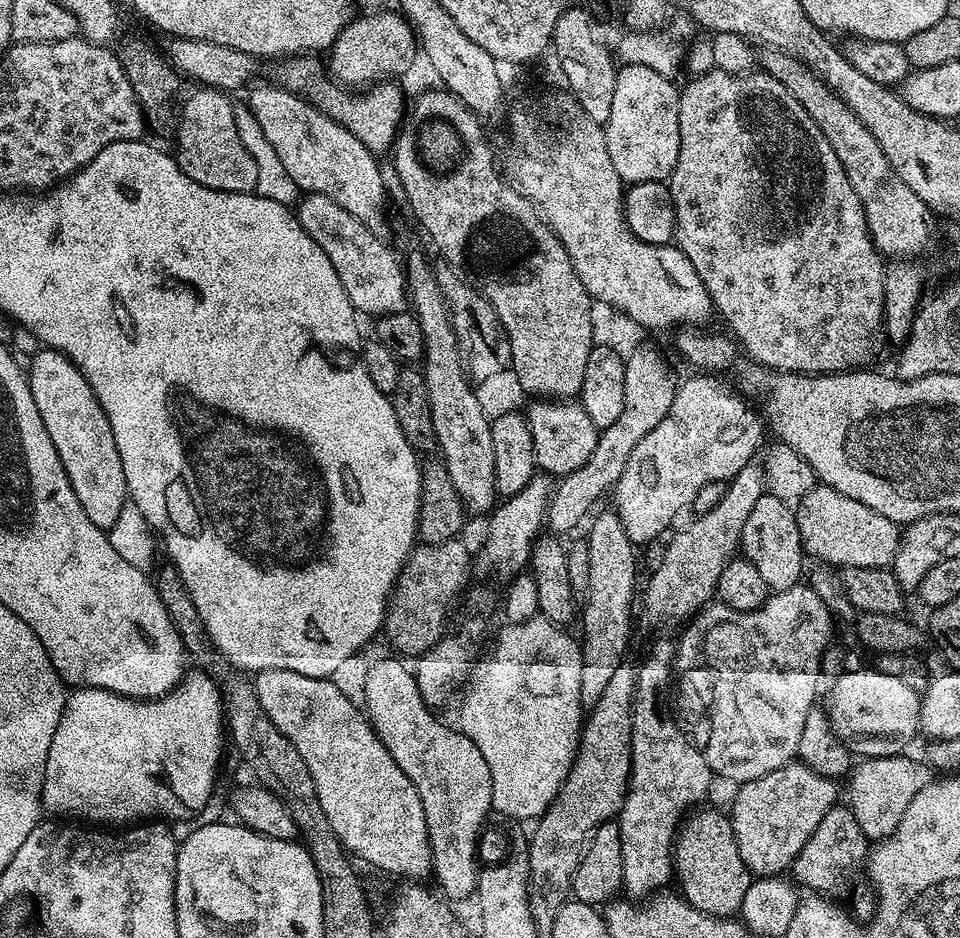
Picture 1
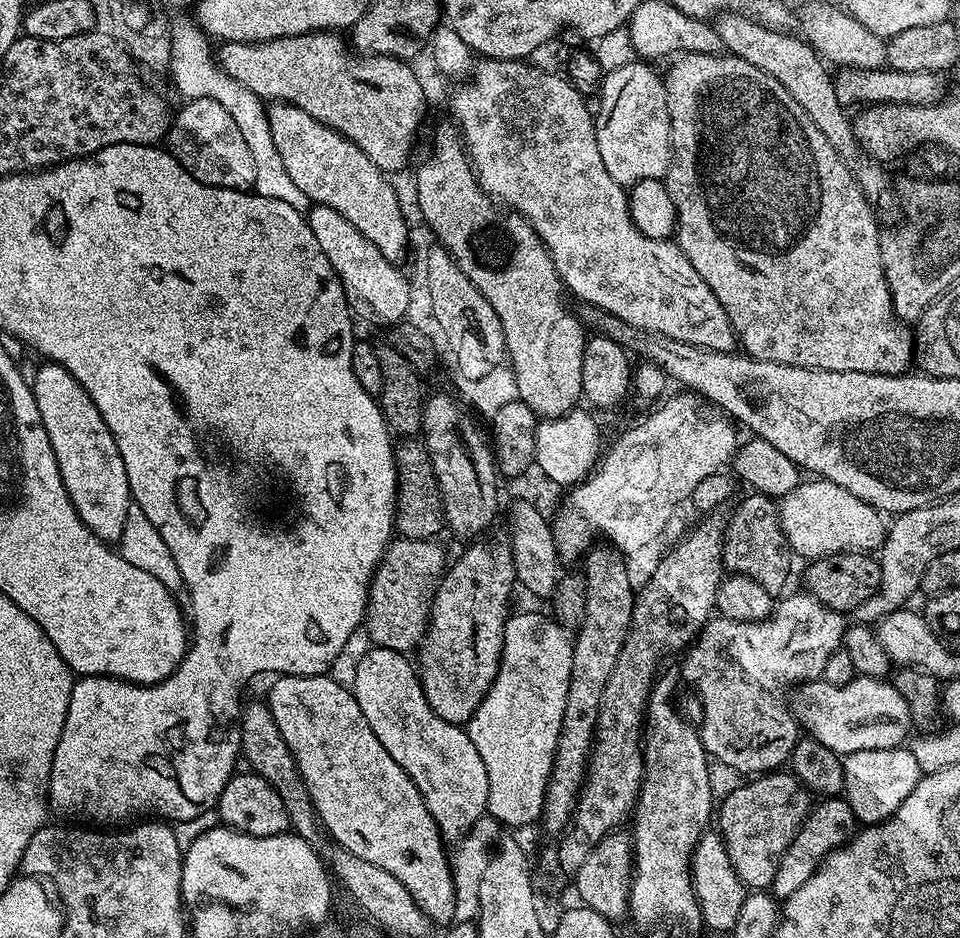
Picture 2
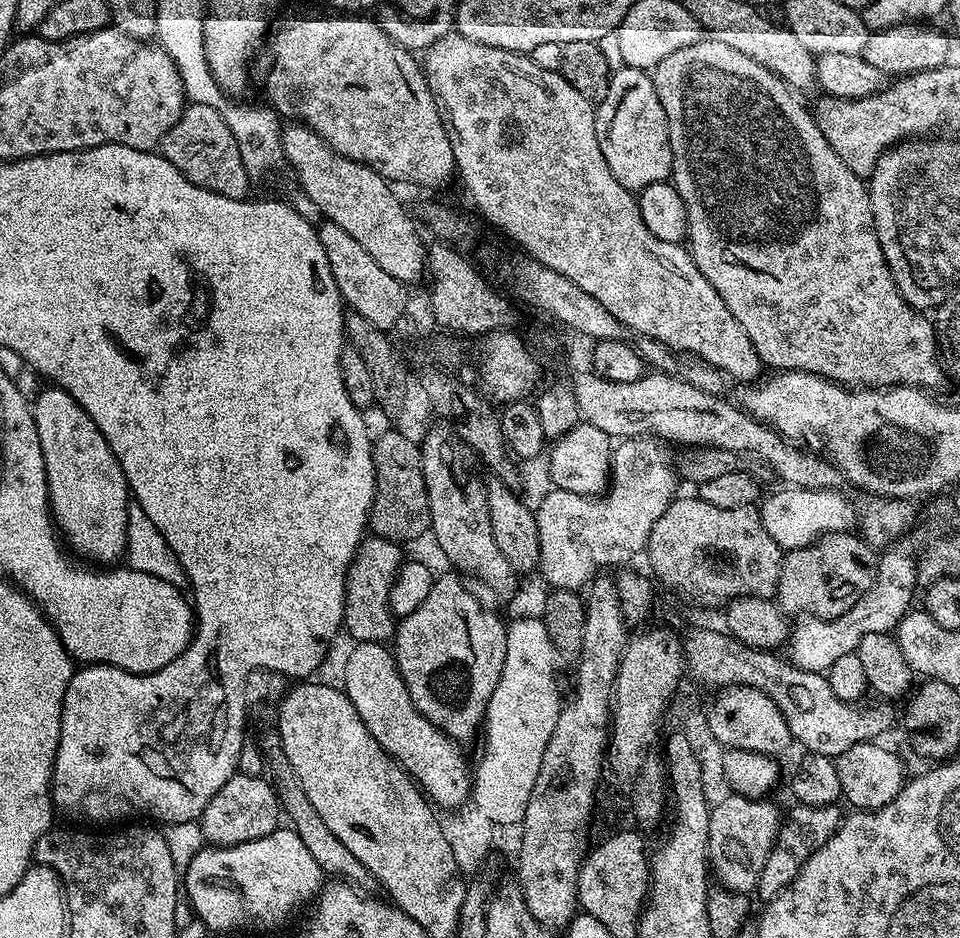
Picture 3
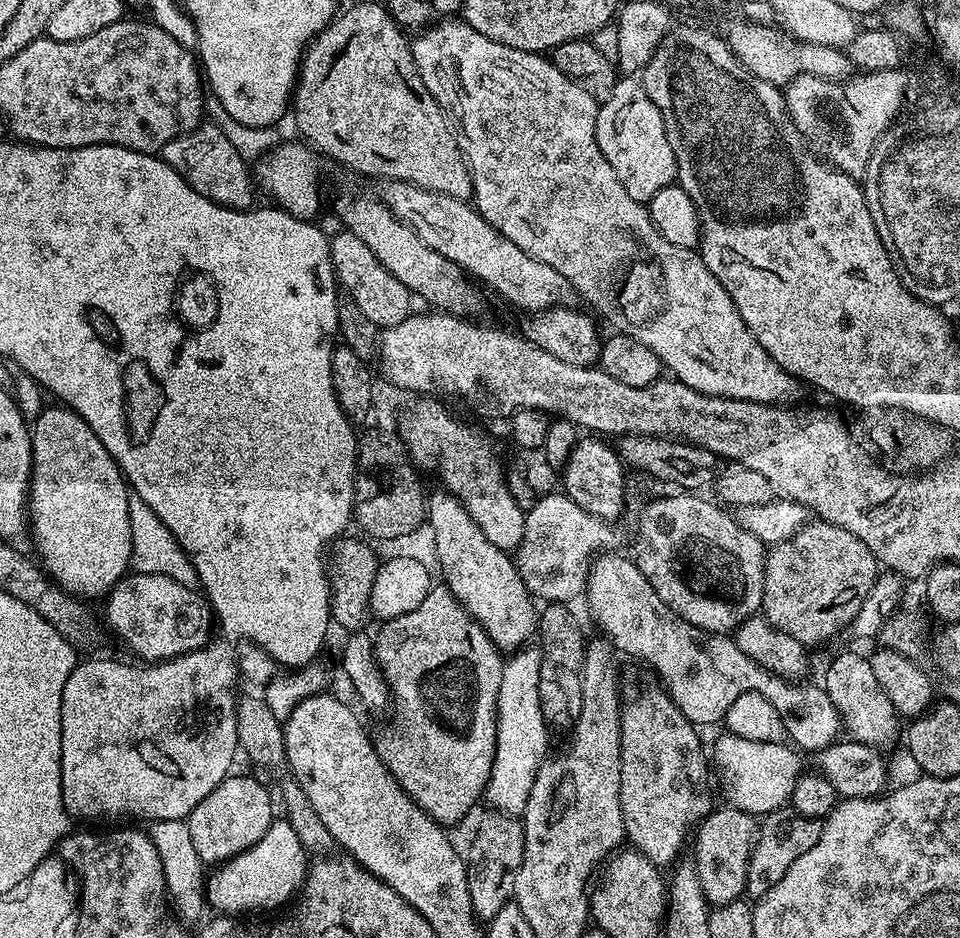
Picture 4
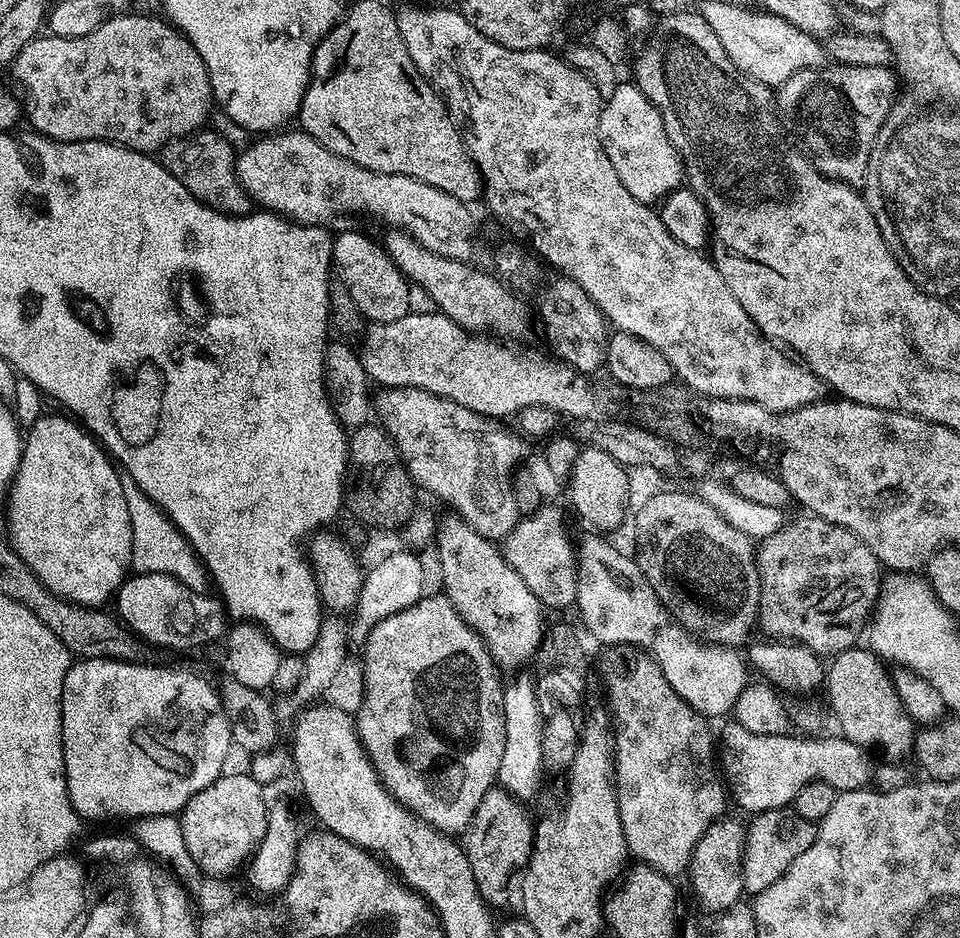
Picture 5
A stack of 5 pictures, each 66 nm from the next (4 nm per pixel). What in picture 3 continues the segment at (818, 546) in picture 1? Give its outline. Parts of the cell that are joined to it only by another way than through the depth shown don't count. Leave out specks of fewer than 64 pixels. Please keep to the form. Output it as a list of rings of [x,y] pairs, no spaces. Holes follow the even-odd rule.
[[[784,486],[781,489],[781,492],[776,492],[773,496],[765,495],[759,505],[762,526],[766,526],[766,532],[770,534],[770,538],[774,538],[774,542],[778,542],[781,550],[804,548],[831,532],[849,531],[857,523],[857,509],[852,509],[852,504],[843,496],[843,491],[831,488],[794,488],[791,486]]]

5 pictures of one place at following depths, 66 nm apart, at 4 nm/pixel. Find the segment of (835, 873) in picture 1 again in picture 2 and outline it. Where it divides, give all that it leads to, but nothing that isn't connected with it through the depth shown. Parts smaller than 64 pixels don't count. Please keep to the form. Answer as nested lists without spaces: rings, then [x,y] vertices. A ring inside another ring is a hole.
[[[840,796],[821,799],[809,811],[808,817],[802,822],[798,834],[790,842],[788,849],[780,855],[776,873],[772,878],[771,895],[780,902],[787,900],[790,894],[794,894],[794,890],[798,890],[798,886],[802,886],[802,882],[806,882],[806,878],[816,873],[820,863],[834,849],[844,847],[857,831],[858,821],[847,800]]]

